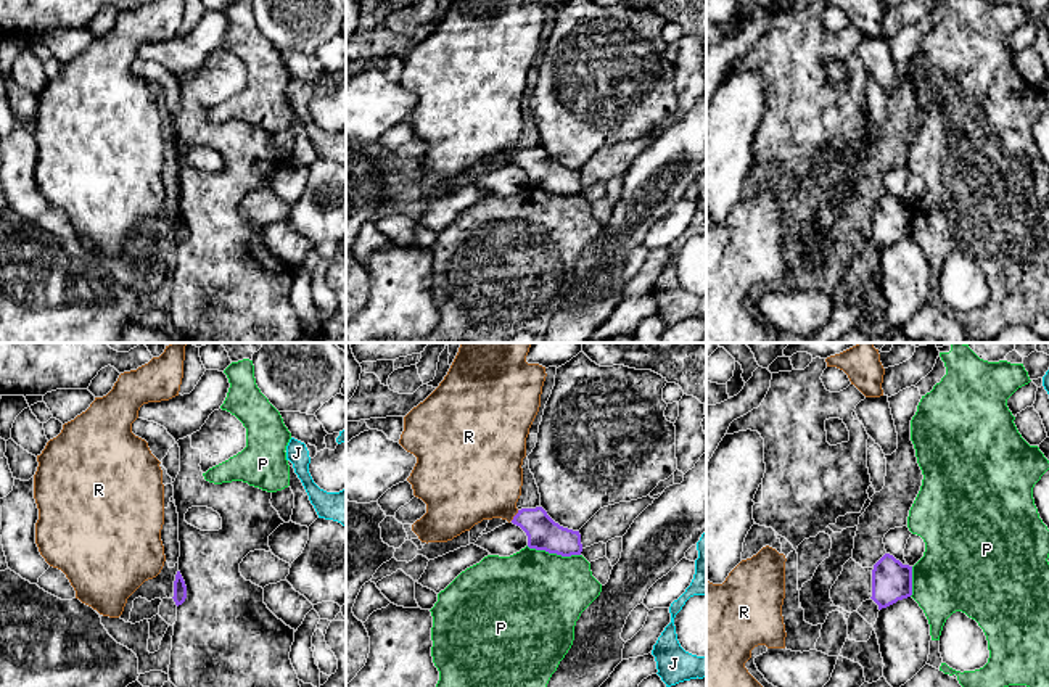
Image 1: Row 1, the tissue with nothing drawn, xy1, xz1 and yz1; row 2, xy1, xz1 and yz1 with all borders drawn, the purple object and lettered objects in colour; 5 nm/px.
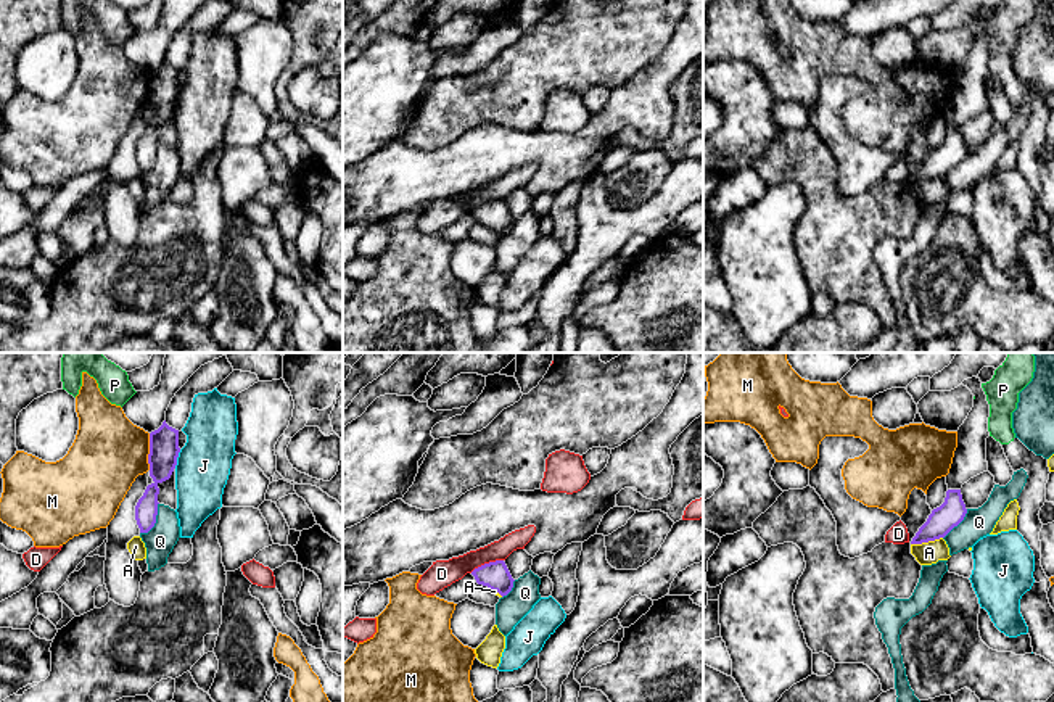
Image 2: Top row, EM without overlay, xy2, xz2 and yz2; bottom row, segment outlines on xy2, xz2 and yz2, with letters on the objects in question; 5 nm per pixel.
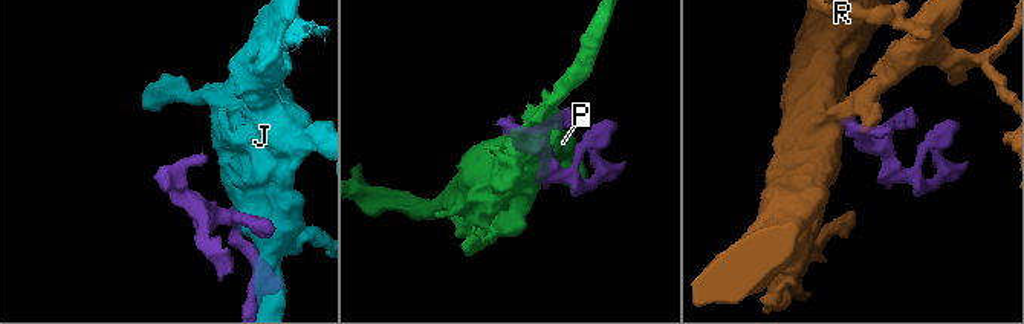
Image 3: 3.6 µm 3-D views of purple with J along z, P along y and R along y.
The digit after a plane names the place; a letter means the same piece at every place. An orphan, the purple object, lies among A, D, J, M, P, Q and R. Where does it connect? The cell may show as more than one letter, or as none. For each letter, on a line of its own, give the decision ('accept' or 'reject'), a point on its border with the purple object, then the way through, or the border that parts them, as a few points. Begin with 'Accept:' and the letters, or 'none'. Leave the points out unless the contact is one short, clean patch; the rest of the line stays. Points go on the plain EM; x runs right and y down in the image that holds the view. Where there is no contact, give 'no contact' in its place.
Accept: R
A: reject | yz2 (926, 181)
D: reject | xz2 (486, 203) | along xz2 (502, 198), (485, 202), (470, 211)
J: reject | xy2 (176, 99)
M: reject | xy2 (150, 90) | along xy2 (150, 73), (148, 108)
P: reject | xz1 (554, 192)
Q: reject | xy2 (155, 160)
R: accept | xz1 (515, 155) | across xz1 (543, 172), (530, 160), (515, 155), (481, 118)

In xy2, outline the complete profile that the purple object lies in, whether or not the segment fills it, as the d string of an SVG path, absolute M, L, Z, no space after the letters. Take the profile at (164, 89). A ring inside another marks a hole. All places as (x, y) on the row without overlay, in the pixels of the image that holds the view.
M166 60L163 64L150 72L150 116L153 122L146 126L143 135L135 145L135 159L140 167L140 172L148 172L158 155L158 124L169 119L179 97L179 69L169 66Z

